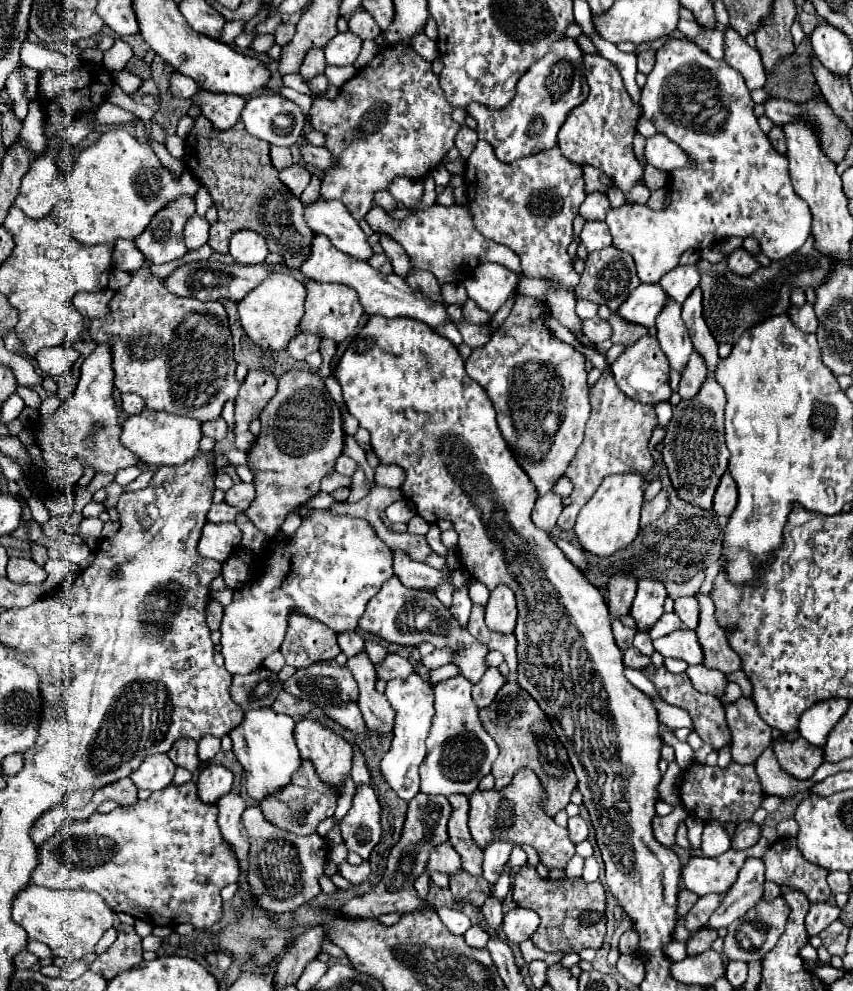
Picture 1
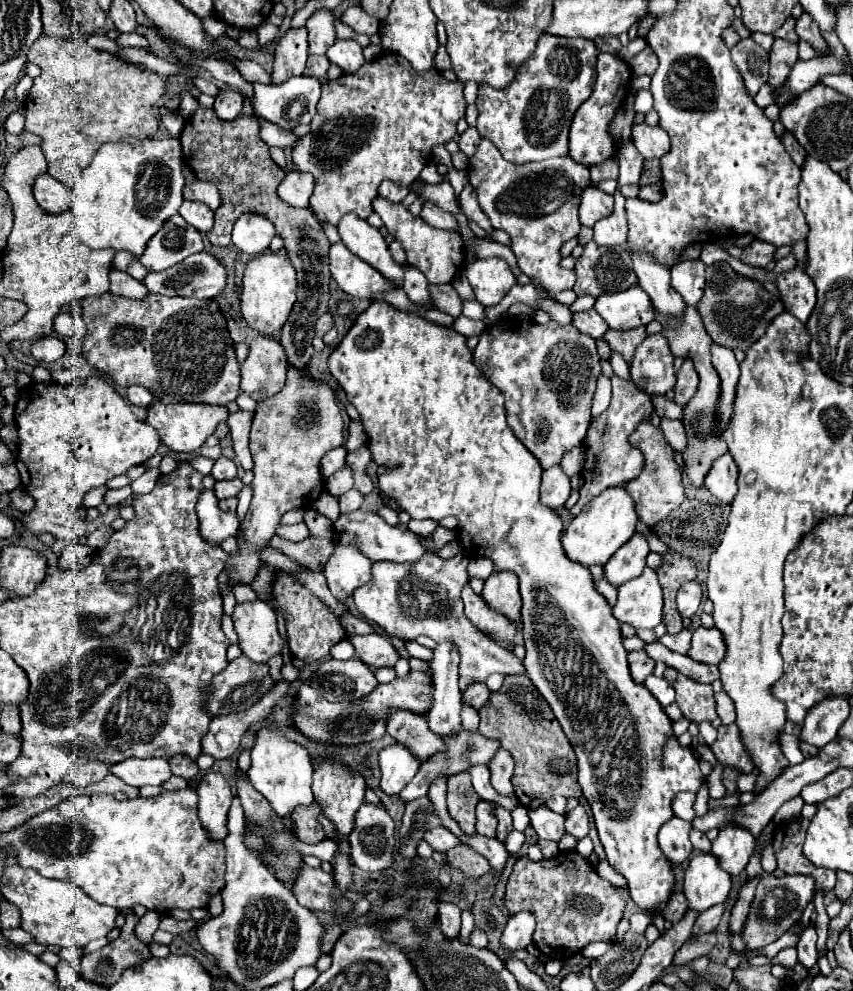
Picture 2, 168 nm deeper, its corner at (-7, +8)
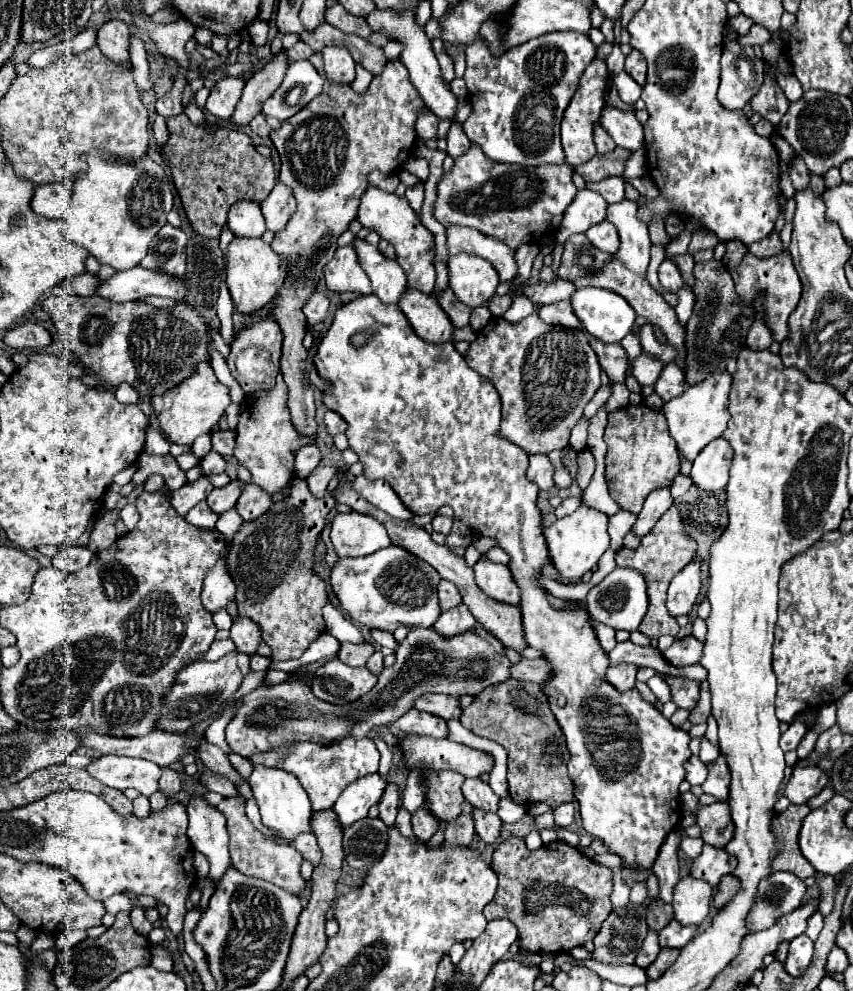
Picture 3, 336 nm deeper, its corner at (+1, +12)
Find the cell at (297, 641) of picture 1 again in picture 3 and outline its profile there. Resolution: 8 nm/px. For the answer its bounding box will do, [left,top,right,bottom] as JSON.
[228,486,336,662]

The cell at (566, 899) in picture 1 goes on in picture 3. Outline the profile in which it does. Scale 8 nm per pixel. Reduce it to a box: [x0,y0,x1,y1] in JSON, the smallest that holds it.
[484,836,612,952]

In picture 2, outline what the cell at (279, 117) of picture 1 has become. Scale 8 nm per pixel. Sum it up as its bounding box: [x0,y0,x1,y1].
[252,76,322,130]

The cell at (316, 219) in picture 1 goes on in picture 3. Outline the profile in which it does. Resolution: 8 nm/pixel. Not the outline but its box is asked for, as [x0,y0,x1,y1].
[352,238,406,304]

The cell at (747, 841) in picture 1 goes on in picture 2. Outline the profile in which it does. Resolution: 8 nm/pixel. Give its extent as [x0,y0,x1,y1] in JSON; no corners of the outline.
[710,826,754,876]

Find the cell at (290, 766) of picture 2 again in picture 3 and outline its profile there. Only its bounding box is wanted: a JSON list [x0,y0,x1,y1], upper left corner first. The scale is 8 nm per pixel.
[248,764,312,842]

